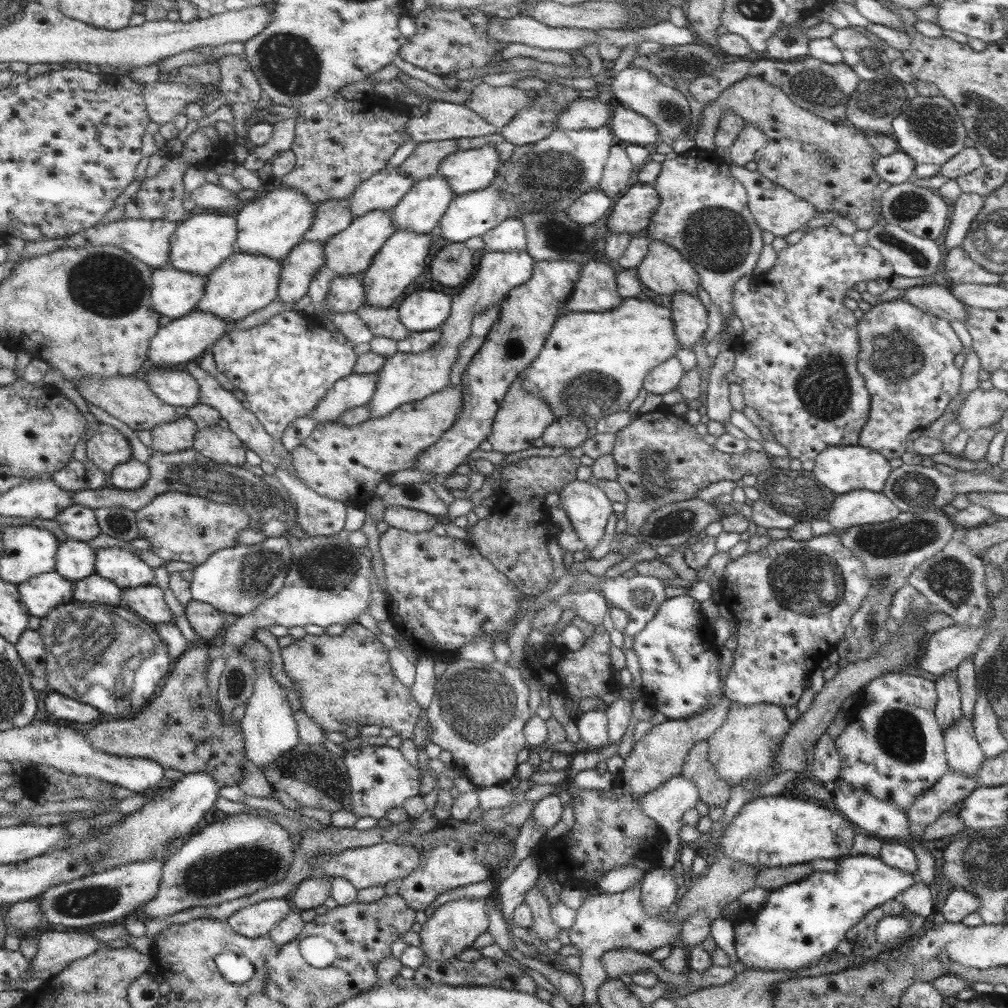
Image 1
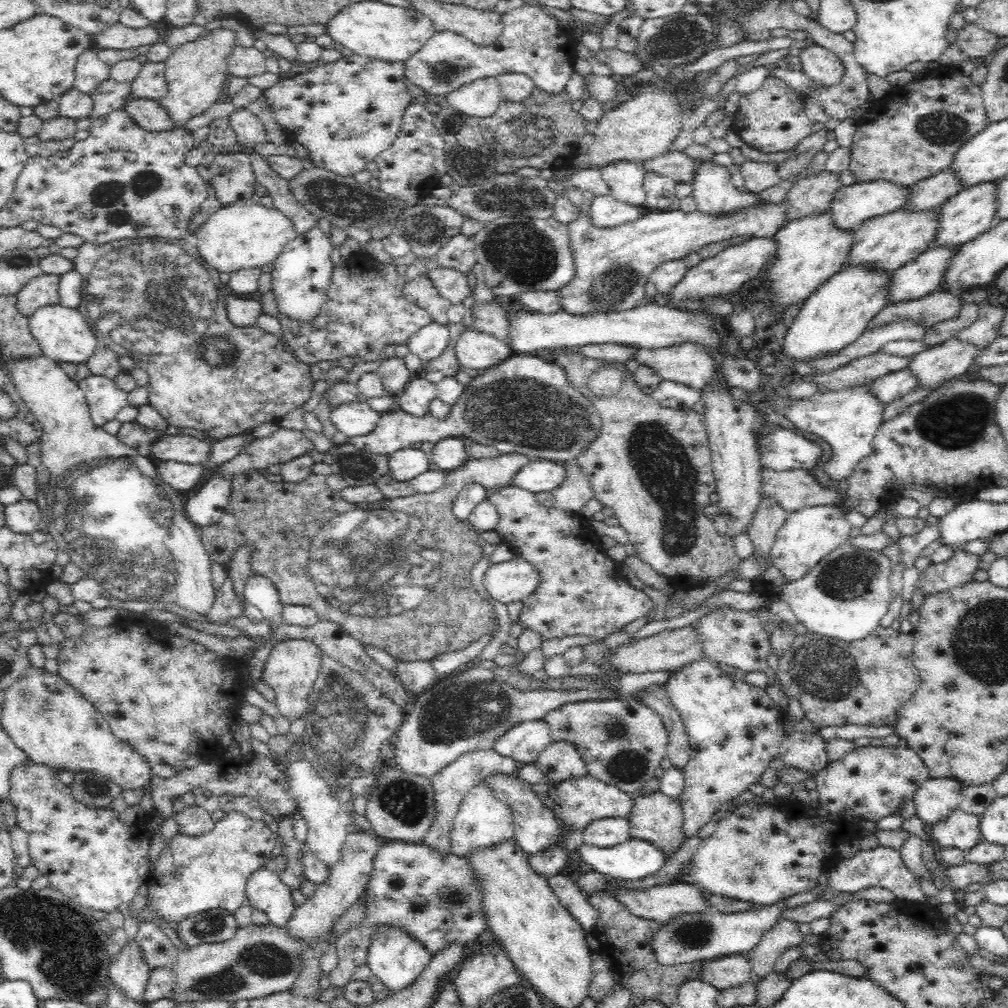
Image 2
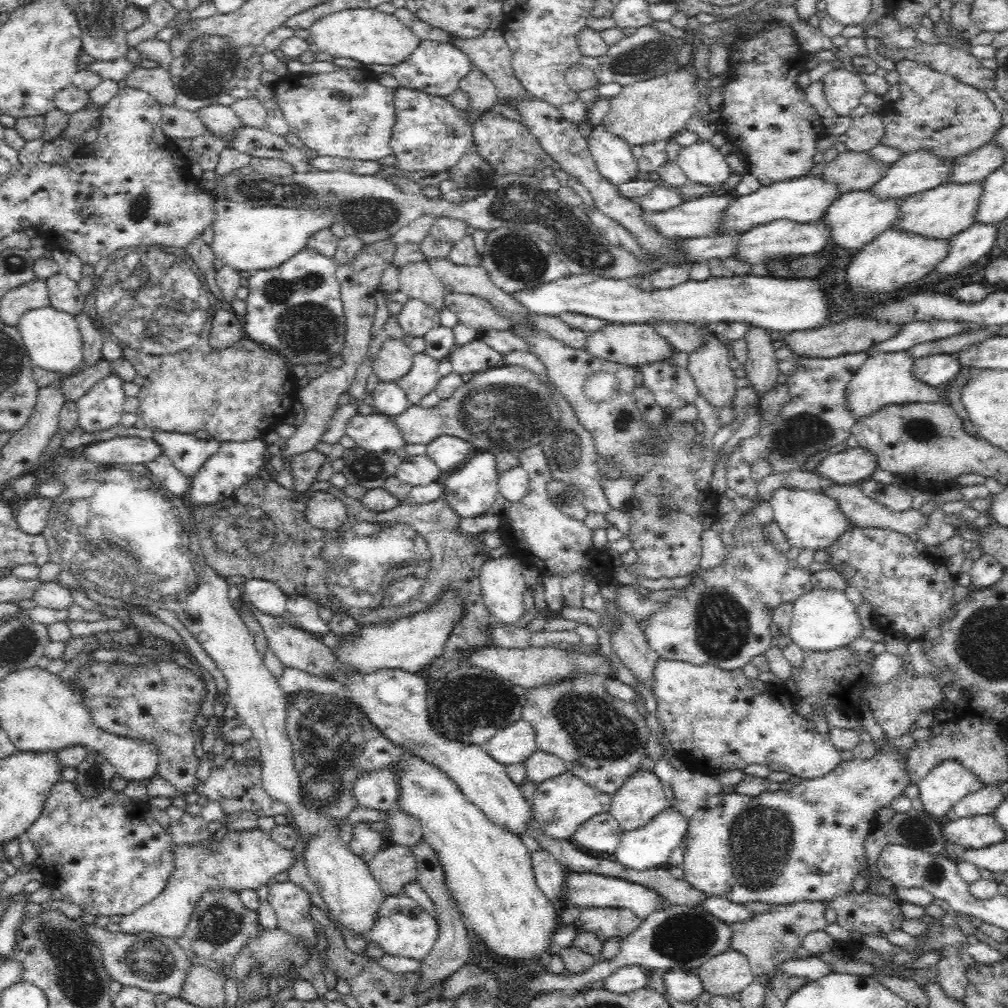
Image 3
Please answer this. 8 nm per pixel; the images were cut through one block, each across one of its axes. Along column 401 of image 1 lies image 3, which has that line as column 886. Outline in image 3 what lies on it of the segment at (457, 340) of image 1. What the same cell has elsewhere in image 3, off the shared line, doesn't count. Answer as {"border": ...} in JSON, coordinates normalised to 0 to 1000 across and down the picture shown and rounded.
{"border":[[[869,349],[857,358],[853,367],[849,368],[838,387],[838,401],[842,410],[850,417],[857,418],[871,406],[881,402],[896,402],[910,399],[940,399],[938,389],[932,384],[919,383],[906,373],[904,363],[908,357],[899,349]]]}

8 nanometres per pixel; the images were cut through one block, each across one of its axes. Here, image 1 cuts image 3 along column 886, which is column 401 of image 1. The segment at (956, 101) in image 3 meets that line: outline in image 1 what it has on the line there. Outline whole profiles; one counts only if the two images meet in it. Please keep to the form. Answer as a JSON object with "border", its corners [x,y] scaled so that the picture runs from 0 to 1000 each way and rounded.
{"border":[[[335,91],[320,100],[293,105],[293,109],[296,115],[293,116],[293,136],[289,148],[294,156],[294,165],[288,173],[279,177],[280,186],[298,188],[313,203],[347,196],[362,180],[383,168],[391,151],[408,139],[407,134],[402,132],[402,125],[409,117],[409,104],[394,97],[387,100],[383,96],[365,94],[357,98],[344,98]]]}

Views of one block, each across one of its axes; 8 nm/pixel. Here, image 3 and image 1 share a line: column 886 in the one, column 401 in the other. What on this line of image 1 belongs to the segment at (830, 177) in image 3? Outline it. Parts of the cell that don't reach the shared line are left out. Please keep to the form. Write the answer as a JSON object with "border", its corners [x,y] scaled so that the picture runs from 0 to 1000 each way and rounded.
{"border":[[[454,138],[418,141],[395,169],[401,170],[401,173],[413,181],[432,176],[439,159],[452,150],[454,150]]]}

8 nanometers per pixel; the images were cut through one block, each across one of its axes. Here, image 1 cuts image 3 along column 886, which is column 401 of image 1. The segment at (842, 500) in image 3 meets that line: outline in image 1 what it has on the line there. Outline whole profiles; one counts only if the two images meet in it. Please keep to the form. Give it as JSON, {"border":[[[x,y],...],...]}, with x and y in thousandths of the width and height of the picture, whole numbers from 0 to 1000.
{"border":[[[385,502],[380,517],[384,518],[387,523],[415,529],[429,527],[438,516],[430,510],[409,504]]]}

